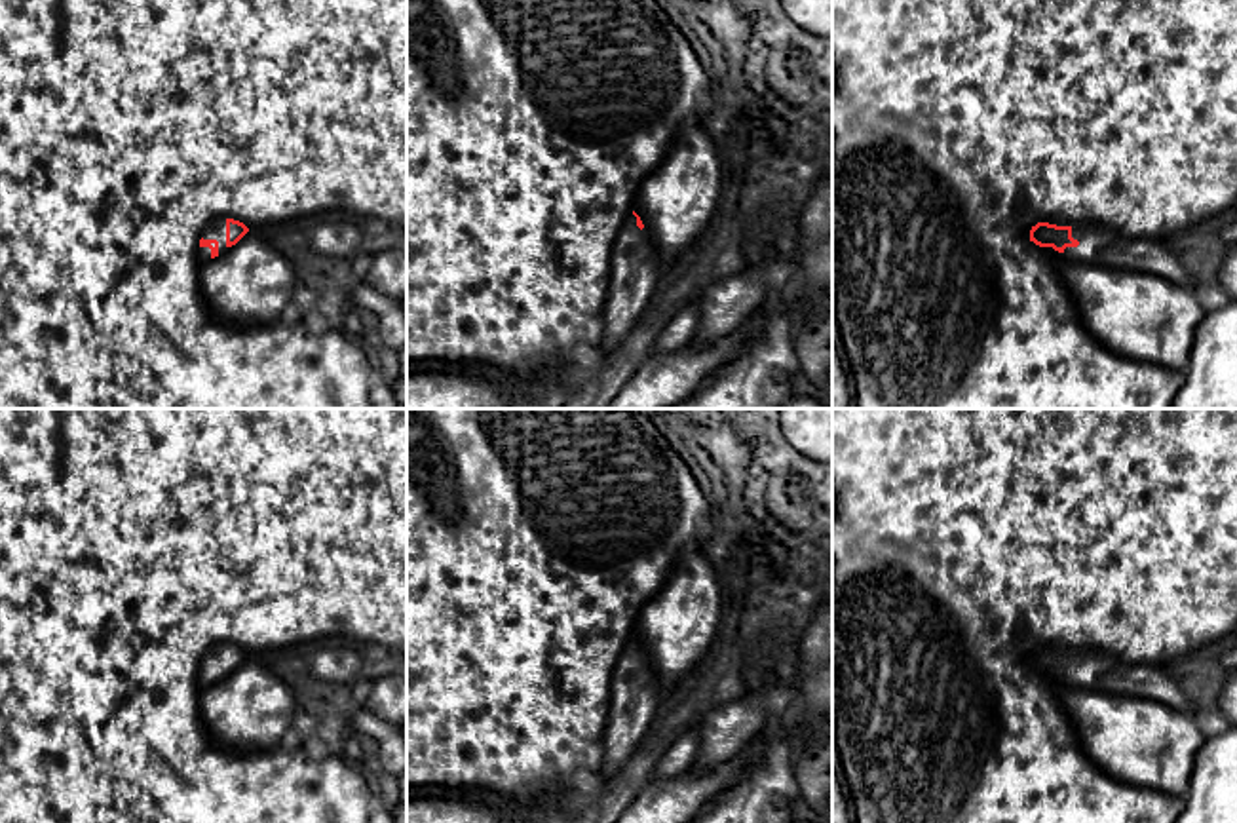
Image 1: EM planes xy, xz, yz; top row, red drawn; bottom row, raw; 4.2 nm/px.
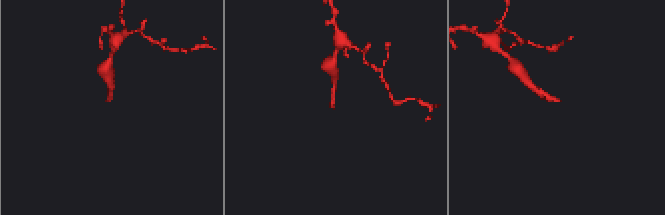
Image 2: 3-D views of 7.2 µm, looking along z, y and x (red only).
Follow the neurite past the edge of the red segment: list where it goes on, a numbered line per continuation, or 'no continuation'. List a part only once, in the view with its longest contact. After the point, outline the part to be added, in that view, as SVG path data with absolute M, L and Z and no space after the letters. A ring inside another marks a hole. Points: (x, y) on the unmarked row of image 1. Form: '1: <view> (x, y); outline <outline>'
1: yz (1097, 671); outline M1093 650L1072 652L1072 663L1079 671L1064 675L1062 680L1070 686L1138 696L1186 713L1193 711L1193 701L1180 682L1167 675L1161 665L1129 665Z

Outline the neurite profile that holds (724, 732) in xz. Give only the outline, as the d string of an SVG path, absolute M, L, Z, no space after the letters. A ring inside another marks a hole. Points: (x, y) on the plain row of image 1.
M775 675L762 690L711 711L697 726L701 747L692 770L713 770L739 755L770 717L789 715L794 698L796 690Z

